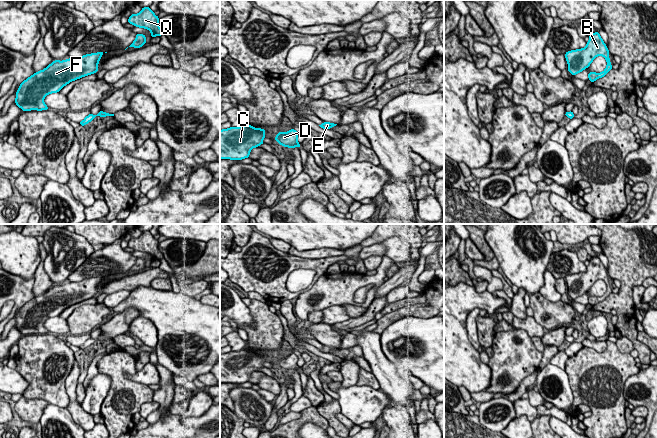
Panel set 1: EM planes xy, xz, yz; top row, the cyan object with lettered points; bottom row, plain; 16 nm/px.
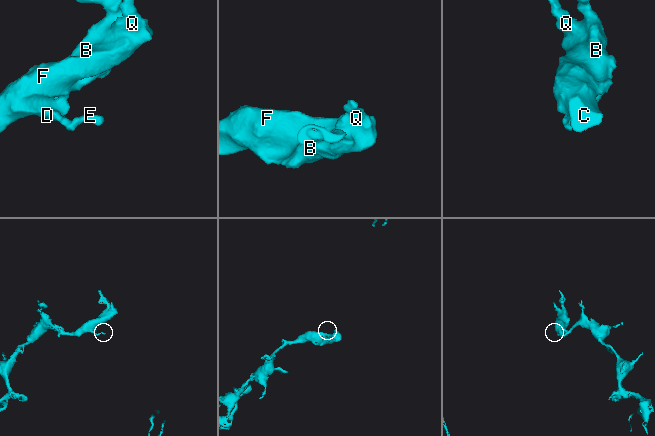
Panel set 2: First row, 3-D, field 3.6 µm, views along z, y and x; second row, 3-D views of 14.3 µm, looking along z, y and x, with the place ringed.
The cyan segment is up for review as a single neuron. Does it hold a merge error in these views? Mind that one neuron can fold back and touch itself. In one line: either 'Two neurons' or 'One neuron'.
One neuron

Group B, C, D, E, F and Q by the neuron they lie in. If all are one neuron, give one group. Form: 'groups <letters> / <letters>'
groups B C D E F Q

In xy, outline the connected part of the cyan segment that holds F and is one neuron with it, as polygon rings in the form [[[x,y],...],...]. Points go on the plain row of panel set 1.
[[[98,276],[80,282],[53,285],[20,308],[14,326],[22,335],[48,334],[44,322],[48,318],[60,316],[65,309],[74,304],[95,298],[103,278],[104,276]]]

